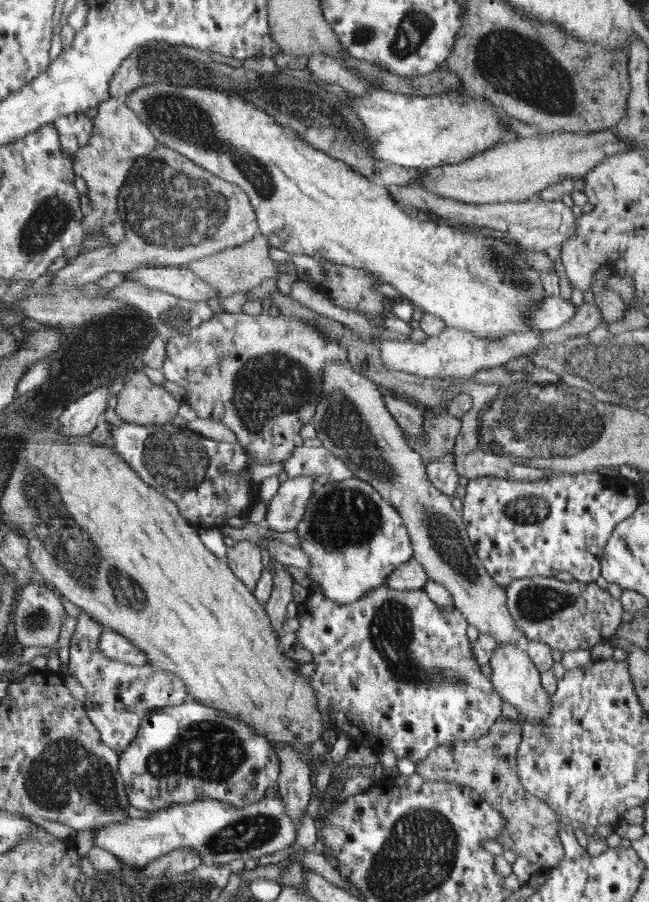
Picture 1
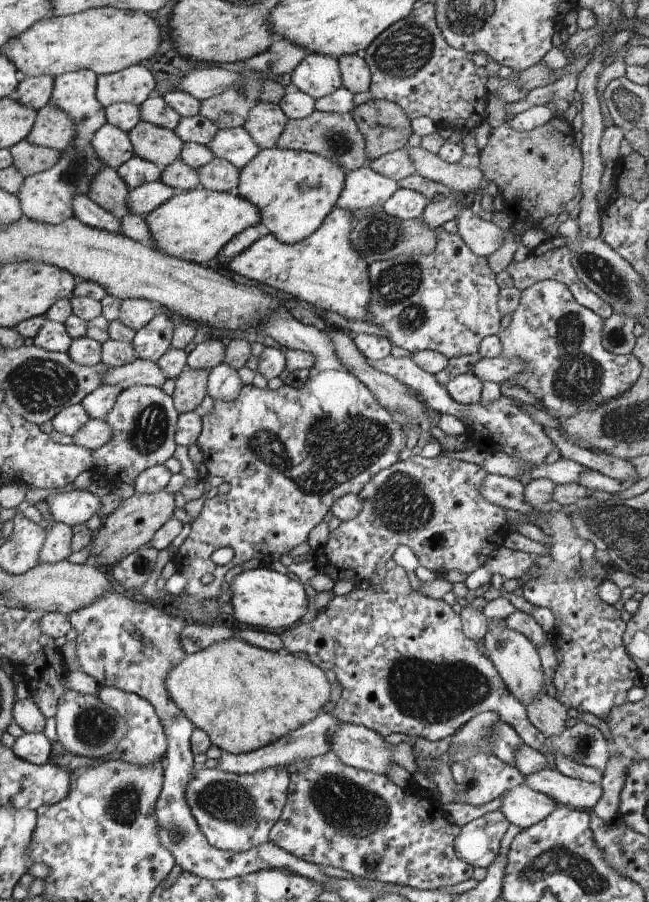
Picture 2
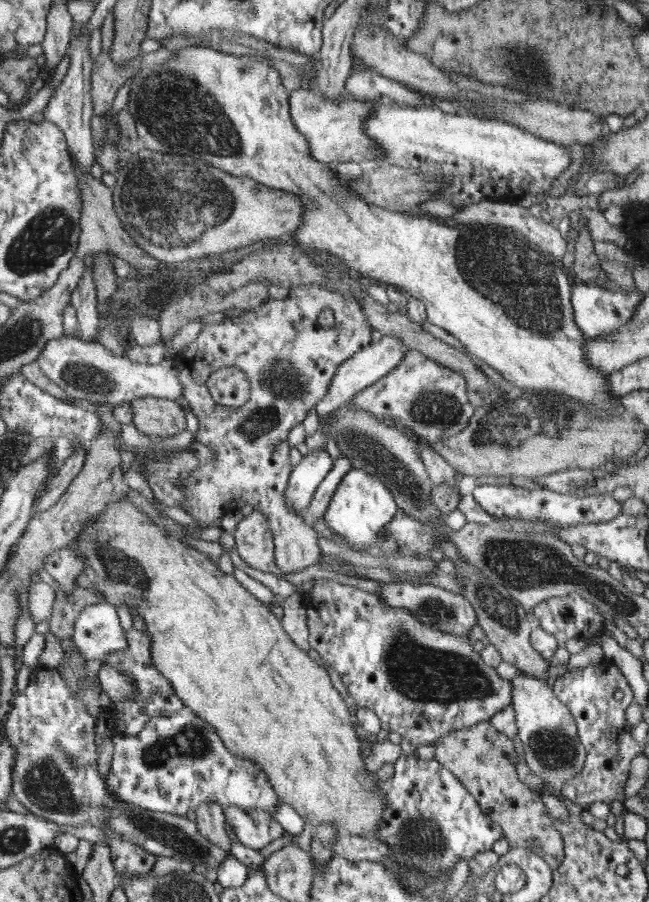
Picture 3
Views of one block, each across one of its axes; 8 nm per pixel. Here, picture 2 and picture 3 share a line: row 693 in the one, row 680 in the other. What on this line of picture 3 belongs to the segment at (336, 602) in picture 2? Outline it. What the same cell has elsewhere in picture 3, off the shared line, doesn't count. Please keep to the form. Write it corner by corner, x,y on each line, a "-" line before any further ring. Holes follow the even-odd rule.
319,580
313,582
311,592
308,594
307,620
309,626
309,646
320,654
321,658
328,662
330,668
334,668
342,677
344,686
348,689
348,693
354,699
356,706
359,708
368,708
374,714
377,714
381,728
388,730
388,732
396,732
402,738
410,741
410,744
416,749
419,746
432,745
438,742
442,737
454,733
456,730
468,729
470,726
479,725
481,722
490,721
492,717
500,713
503,709
507,709
511,705
512,698
512,682
498,676
495,667
486,666
480,660
480,654
472,650
470,640
466,640
464,636
456,636
450,633
444,633
434,625
426,626
422,624
416,616
406,608
405,605
389,606
384,602
380,596
358,590
354,586
348,584
340,584
340,582
333,582
332,580

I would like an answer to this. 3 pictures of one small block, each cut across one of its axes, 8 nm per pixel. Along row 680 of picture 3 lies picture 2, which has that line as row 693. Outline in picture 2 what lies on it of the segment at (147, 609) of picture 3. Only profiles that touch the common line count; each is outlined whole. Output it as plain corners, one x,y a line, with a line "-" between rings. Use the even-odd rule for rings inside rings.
238,636
187,654
183,662
175,666
174,671
167,676
166,685
172,700
187,713
195,729
202,729
218,748
234,754
249,753
265,747
310,723
318,714
323,713
332,690
324,670
310,659
263,649
248,644
248,641

